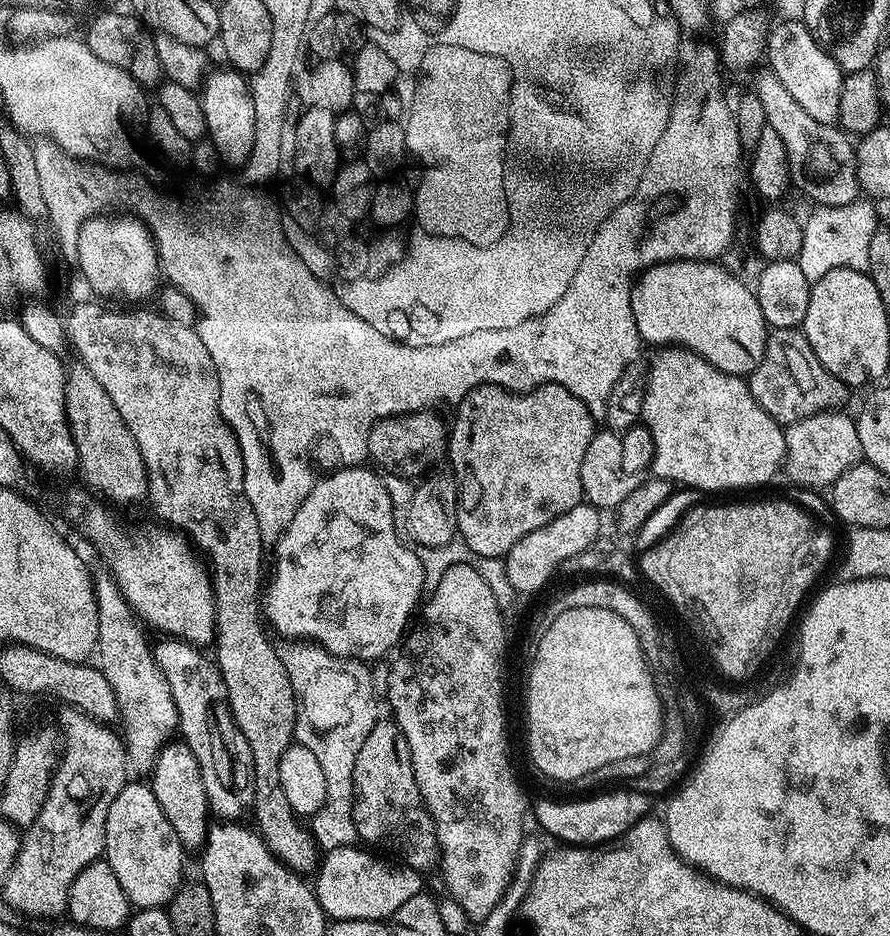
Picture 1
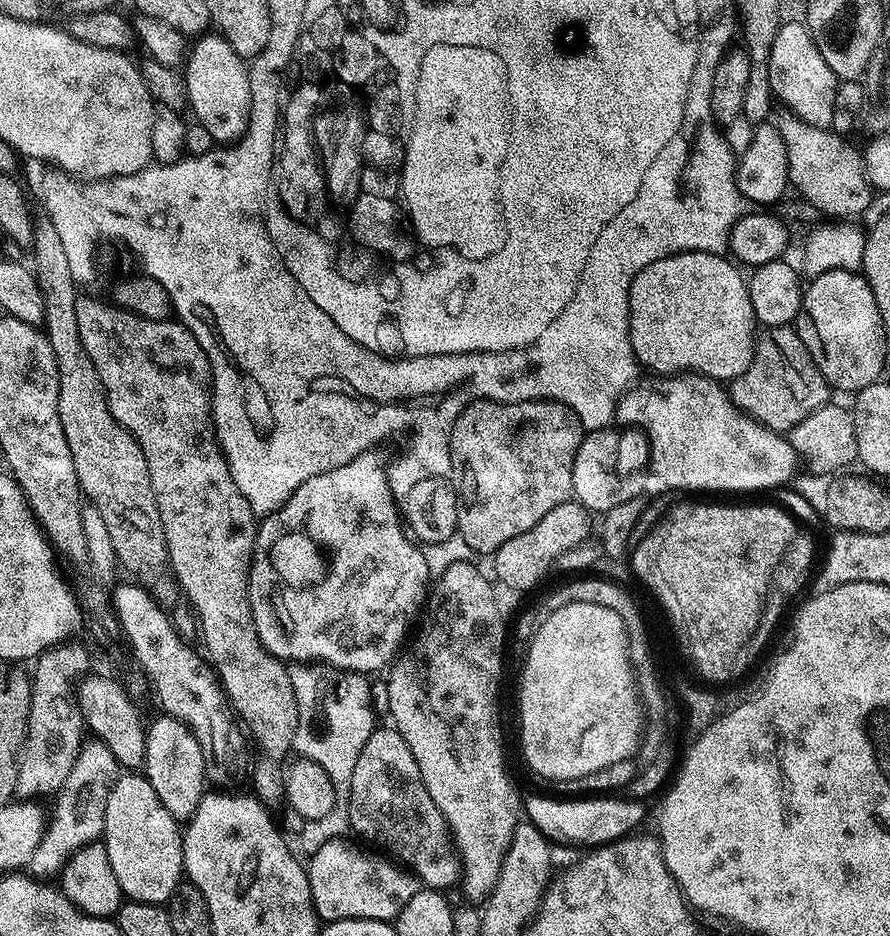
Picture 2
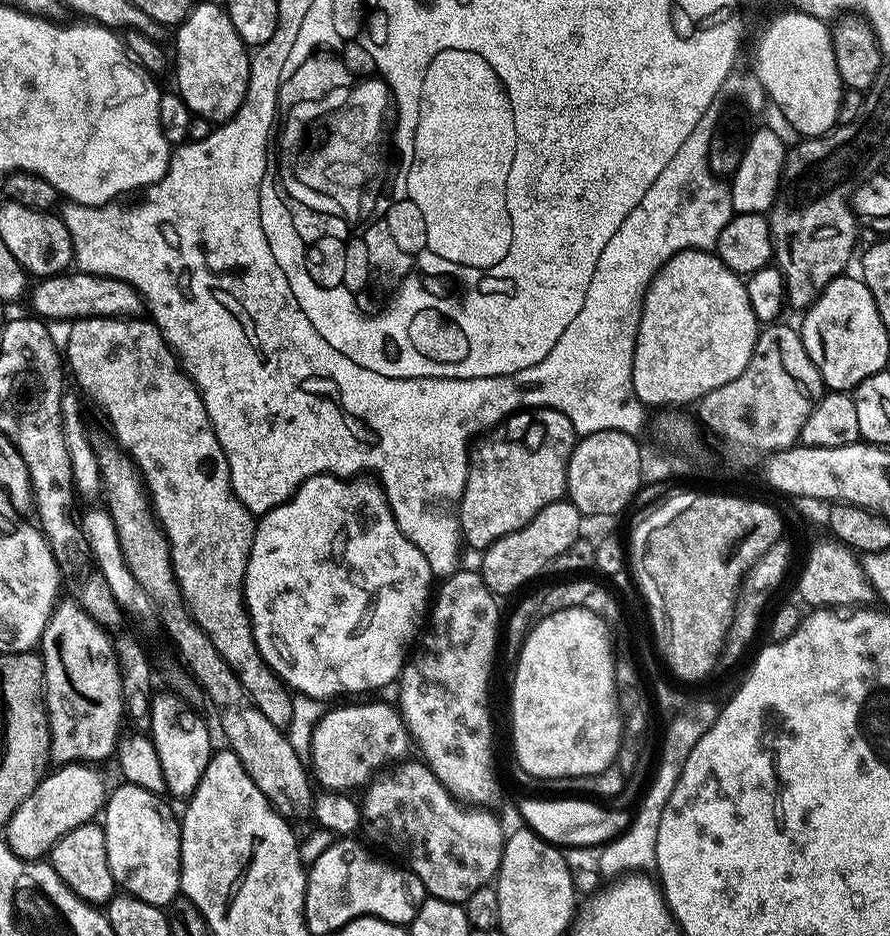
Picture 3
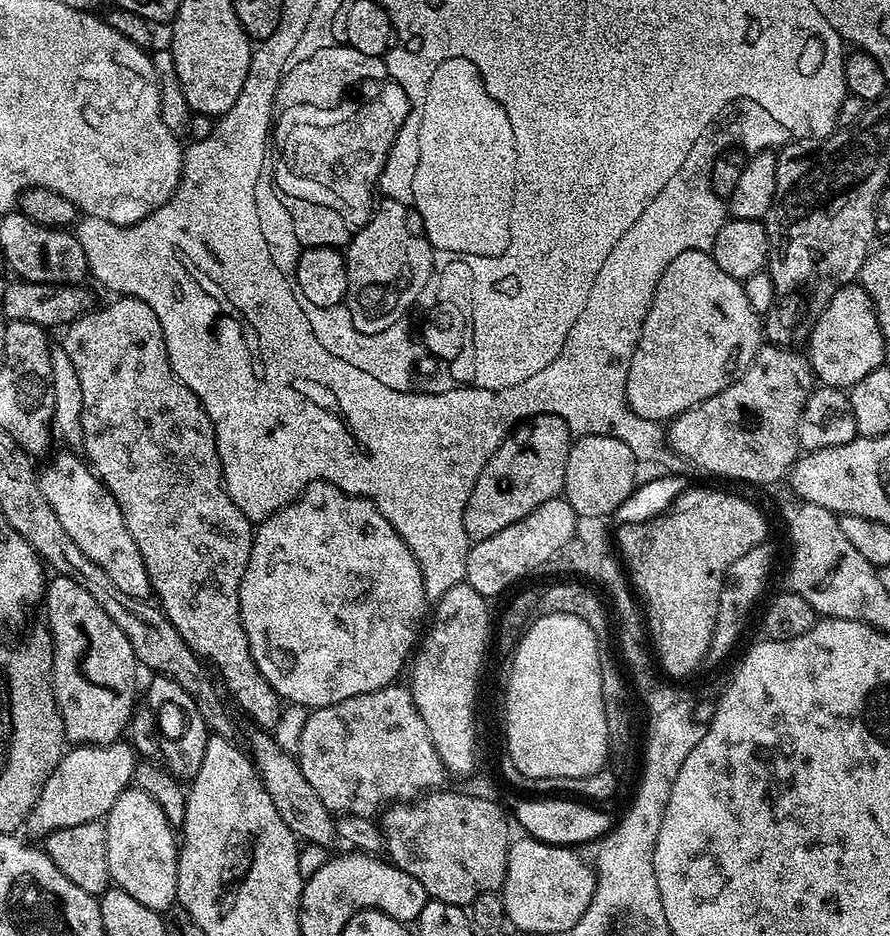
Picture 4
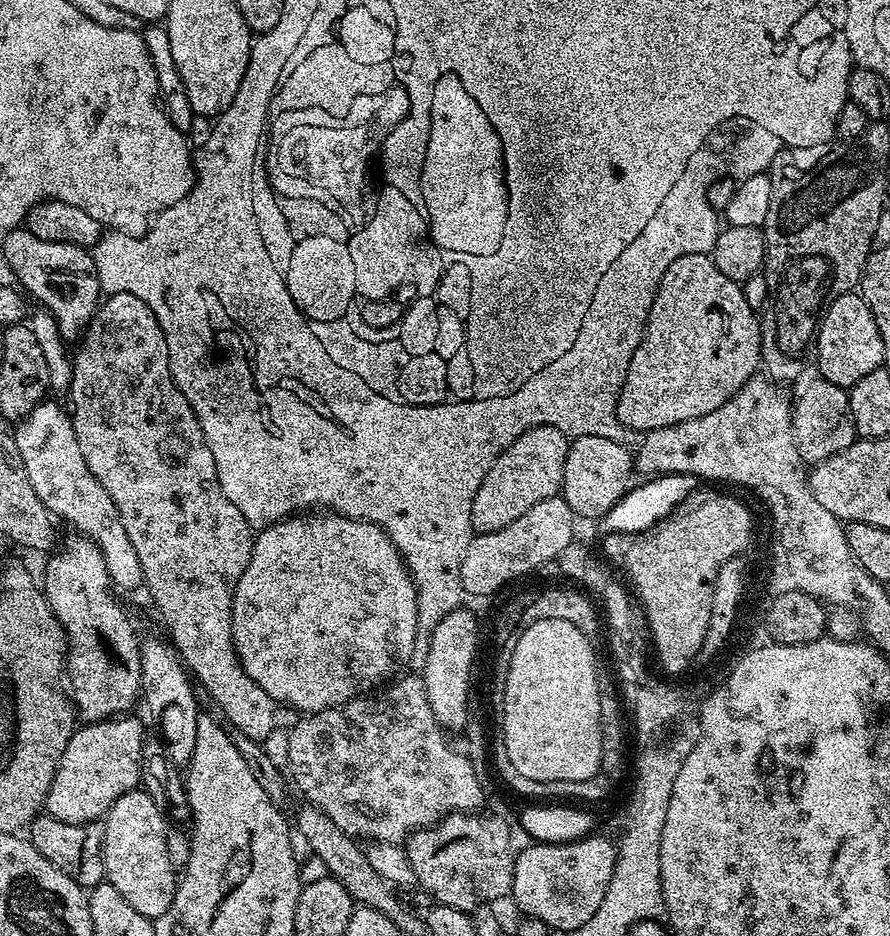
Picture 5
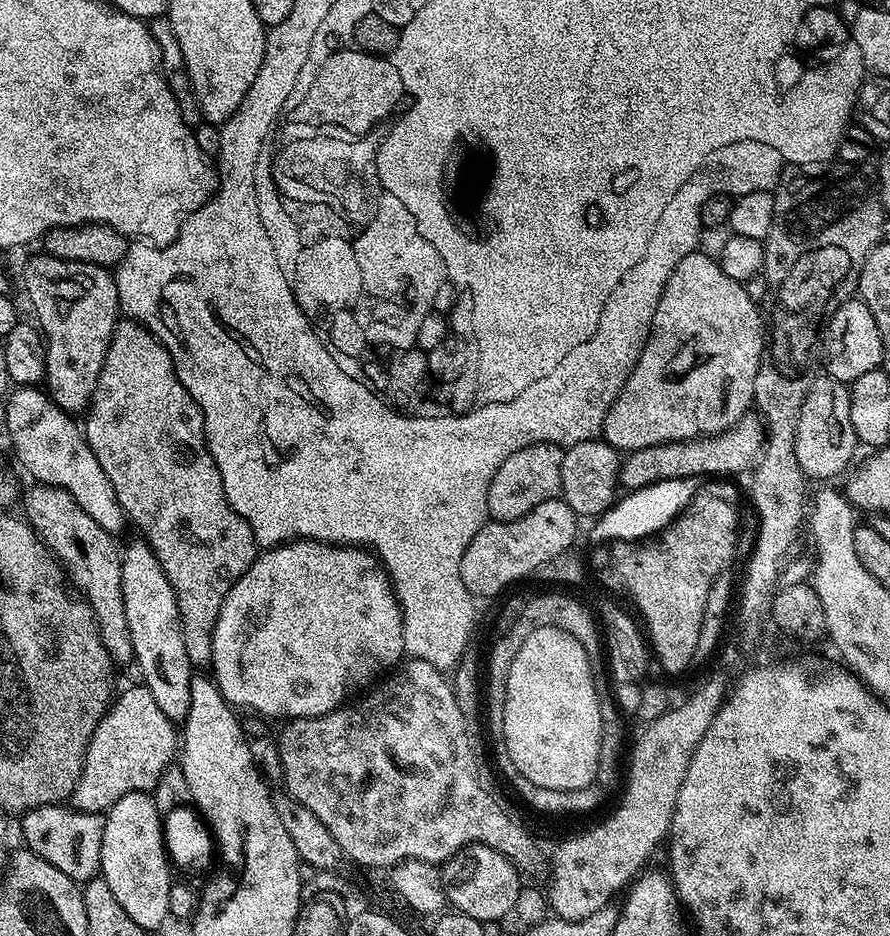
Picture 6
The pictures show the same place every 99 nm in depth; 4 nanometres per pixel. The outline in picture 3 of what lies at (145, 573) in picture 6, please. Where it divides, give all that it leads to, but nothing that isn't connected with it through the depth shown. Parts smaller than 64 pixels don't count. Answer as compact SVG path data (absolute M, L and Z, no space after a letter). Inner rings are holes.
M153 695L147 731L158 754L158 762L162 764L162 778L167 795L187 798L192 795L192 791L203 778L213 754L214 745L212 745L212 736L208 733L207 722L186 701L182 700L184 698L181 695L175 695Z

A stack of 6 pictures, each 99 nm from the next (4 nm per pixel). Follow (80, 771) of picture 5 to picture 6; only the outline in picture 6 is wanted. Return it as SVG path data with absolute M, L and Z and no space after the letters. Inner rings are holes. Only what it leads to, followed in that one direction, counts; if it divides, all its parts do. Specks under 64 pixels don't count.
M136 682L133 688L115 697L114 703L103 718L98 722L94 734L88 743L86 758L82 766L82 774L76 783L76 789L70 797L71 807L80 812L107 813L126 794L131 792L151 793L164 771L173 764L178 756L178 728L172 725L167 716L165 705L154 698L154 694L143 683Z

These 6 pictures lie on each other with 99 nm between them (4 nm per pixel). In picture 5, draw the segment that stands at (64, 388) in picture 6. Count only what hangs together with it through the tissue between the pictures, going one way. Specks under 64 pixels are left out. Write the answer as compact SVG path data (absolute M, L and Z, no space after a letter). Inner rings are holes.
M21 226L3 233L4 260L17 276L19 287L29 297L37 296L58 322L65 341L72 342L88 327L102 300L102 289L91 251L66 242L46 242Z

